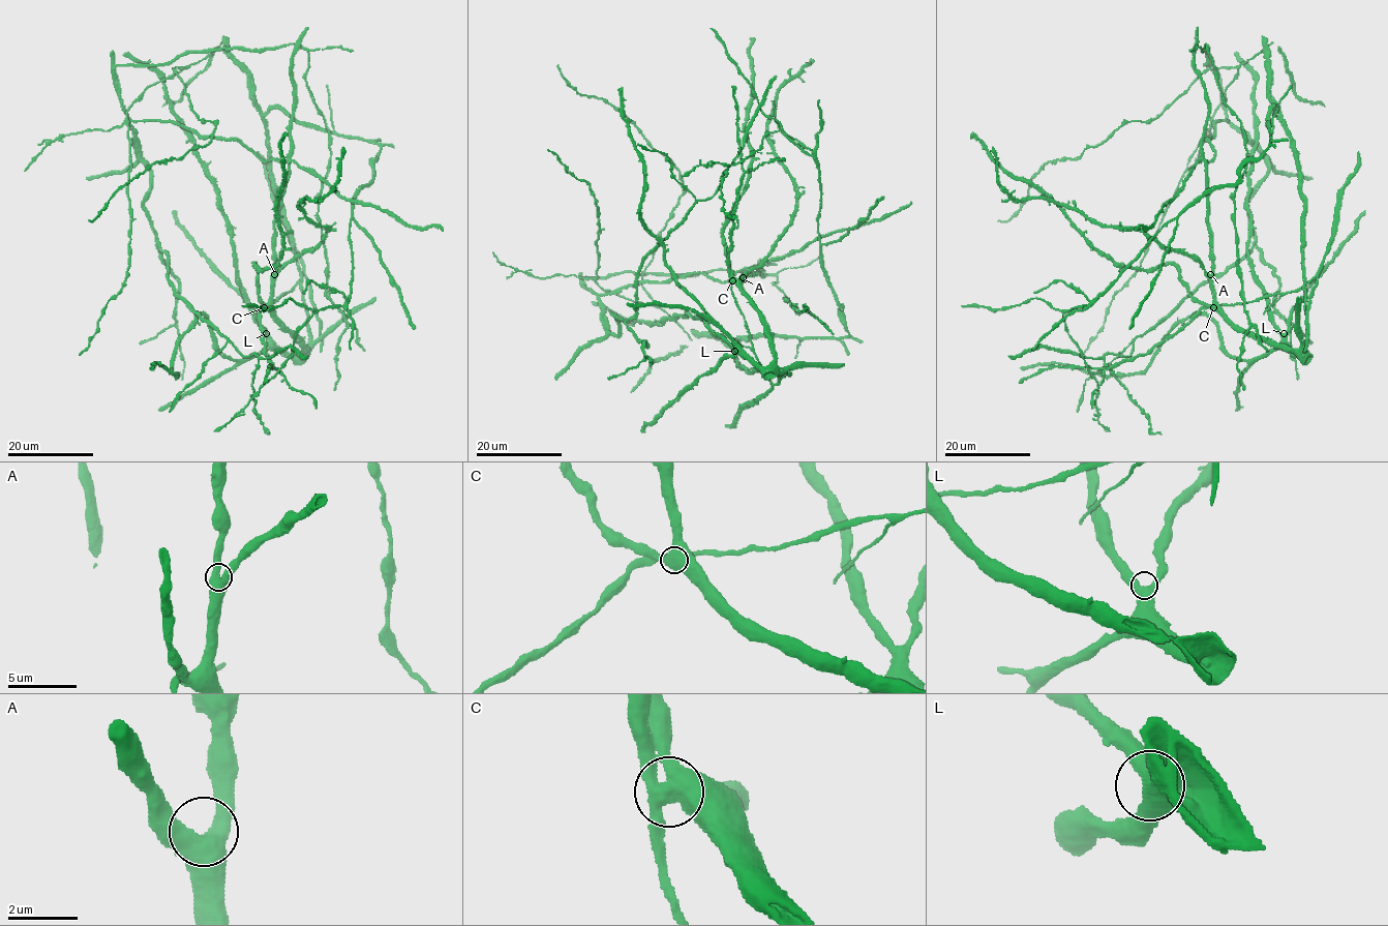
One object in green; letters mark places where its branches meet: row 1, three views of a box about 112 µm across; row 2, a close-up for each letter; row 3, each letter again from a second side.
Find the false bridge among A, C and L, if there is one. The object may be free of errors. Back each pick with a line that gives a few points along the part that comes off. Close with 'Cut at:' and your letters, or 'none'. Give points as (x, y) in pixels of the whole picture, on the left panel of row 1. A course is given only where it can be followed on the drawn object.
Cut at: none

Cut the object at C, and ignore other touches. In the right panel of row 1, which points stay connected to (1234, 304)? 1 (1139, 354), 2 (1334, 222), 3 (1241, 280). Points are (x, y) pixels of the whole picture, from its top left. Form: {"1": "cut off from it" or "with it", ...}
{"1": "with it", "2": "with it", "3": "cut off from it"}

